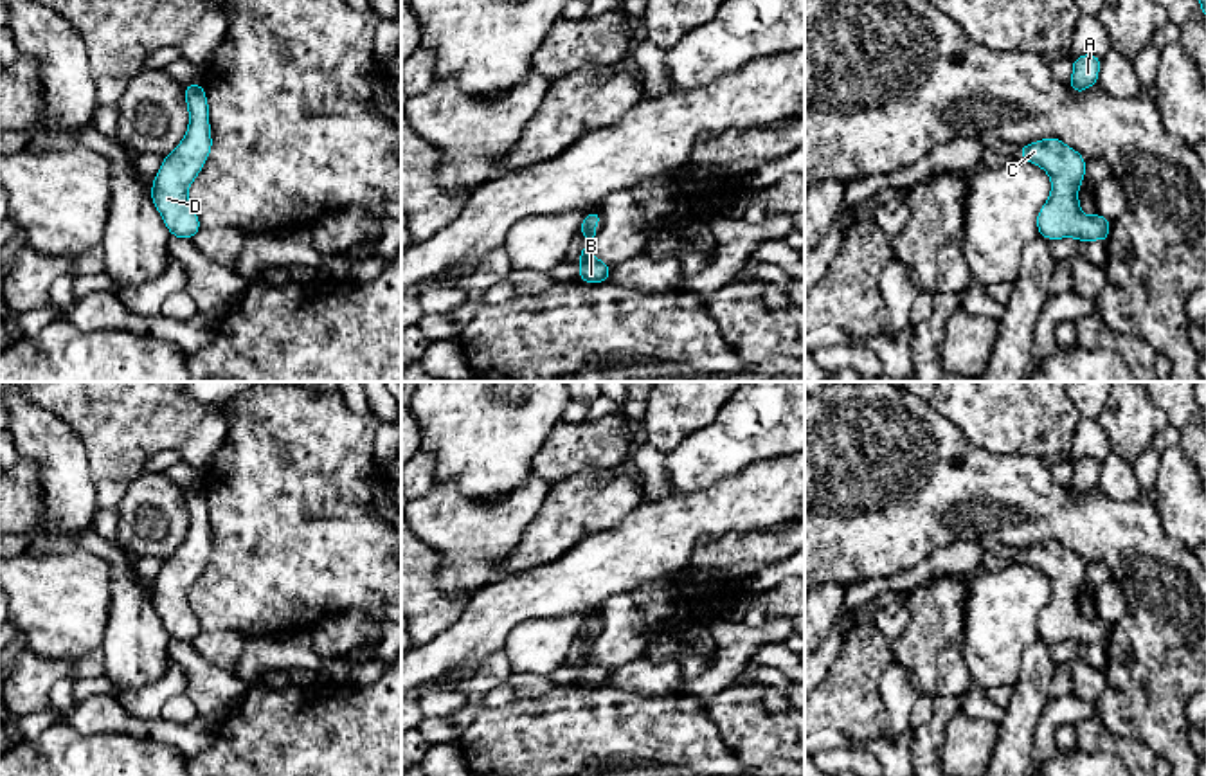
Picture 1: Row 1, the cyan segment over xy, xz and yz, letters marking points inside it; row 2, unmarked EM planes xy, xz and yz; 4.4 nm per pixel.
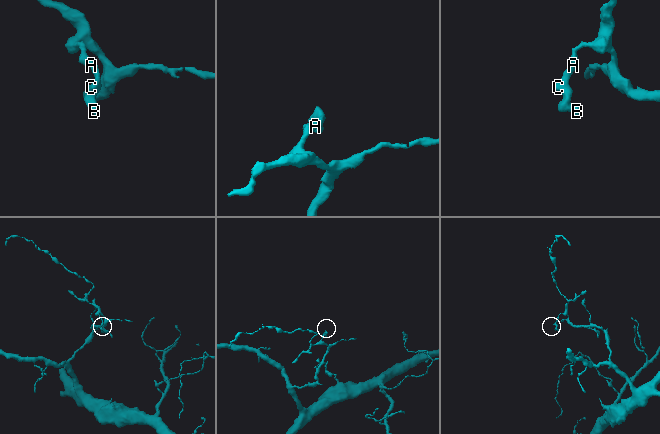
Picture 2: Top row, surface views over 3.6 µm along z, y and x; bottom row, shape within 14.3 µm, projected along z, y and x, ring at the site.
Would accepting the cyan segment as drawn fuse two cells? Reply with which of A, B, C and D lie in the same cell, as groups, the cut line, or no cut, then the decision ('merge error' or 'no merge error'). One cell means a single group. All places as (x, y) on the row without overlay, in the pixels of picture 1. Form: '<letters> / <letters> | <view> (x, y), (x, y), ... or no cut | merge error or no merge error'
A B C D | no cut | no merge error

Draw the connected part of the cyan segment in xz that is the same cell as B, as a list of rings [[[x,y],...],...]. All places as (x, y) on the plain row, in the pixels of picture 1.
[[[590,616],[583,621],[581,630],[578,636],[587,639],[587,646],[583,648],[581,659],[578,661],[580,666],[580,682],[585,686],[605,686],[610,677],[610,668],[596,663],[590,655],[594,641],[598,634],[594,628],[601,625],[601,616]]]

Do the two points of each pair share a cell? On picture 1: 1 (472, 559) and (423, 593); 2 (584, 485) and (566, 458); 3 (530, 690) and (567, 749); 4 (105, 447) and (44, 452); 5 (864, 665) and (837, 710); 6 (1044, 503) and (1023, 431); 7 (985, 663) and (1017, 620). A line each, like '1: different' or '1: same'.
1: different
2: different
3: different
4: different
5: same
6: different
7: same

